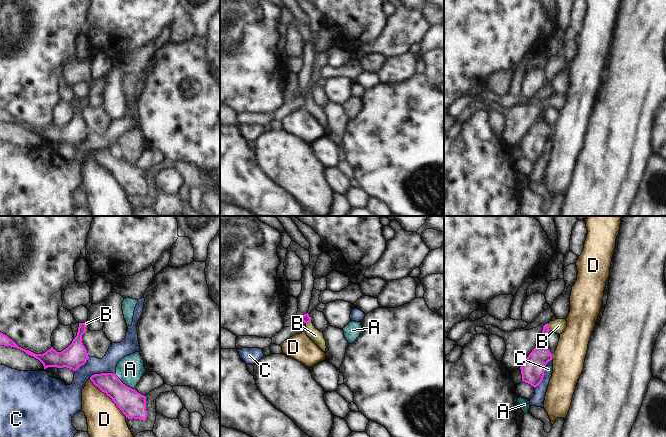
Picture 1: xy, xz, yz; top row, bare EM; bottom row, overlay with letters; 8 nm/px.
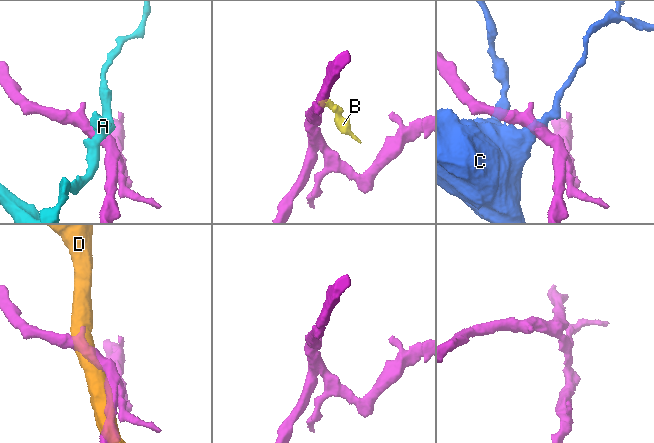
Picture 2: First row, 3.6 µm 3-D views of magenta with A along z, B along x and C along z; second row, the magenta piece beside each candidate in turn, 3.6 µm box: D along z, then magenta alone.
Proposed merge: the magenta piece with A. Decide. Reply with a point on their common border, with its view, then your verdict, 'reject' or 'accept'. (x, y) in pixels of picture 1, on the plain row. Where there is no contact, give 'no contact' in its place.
contact xy (124, 160); reject

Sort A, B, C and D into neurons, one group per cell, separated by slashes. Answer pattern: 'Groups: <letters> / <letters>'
Groups: A / B / C / D

